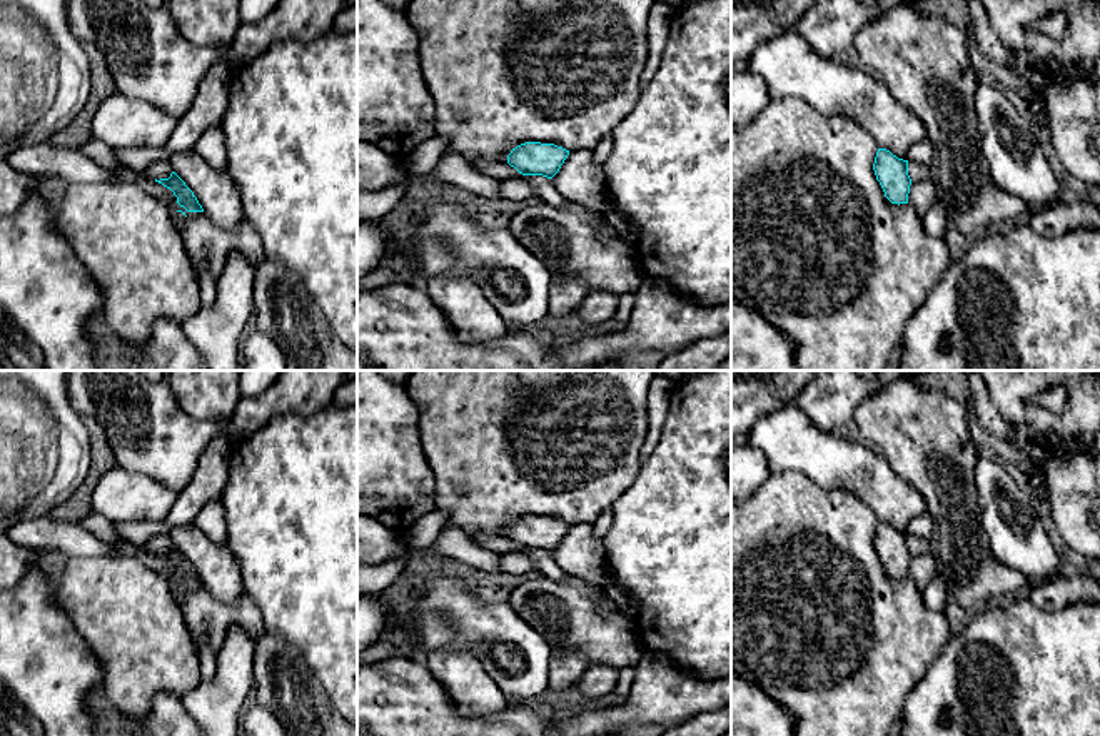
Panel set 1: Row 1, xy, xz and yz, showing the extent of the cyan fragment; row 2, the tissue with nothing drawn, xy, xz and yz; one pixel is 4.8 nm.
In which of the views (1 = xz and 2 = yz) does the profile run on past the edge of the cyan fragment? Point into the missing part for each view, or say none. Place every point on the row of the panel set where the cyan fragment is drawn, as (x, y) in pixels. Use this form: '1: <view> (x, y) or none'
1: none
2: none

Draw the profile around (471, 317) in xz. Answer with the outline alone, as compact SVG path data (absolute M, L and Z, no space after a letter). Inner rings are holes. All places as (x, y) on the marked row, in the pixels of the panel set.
M437 275L427 280L424 290L462 344L499 339L509 332L507 322L487 302L479 284L467 275Z

